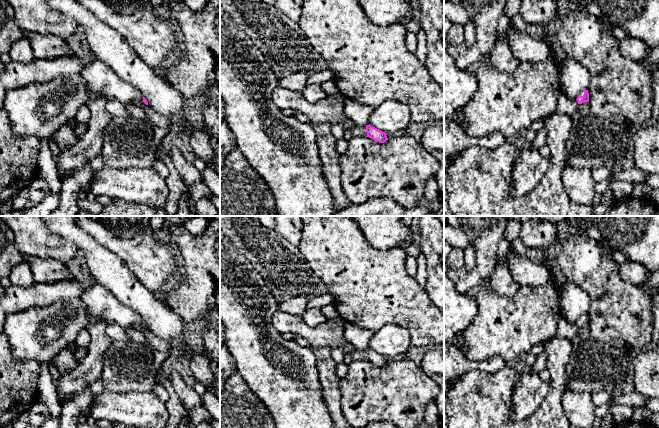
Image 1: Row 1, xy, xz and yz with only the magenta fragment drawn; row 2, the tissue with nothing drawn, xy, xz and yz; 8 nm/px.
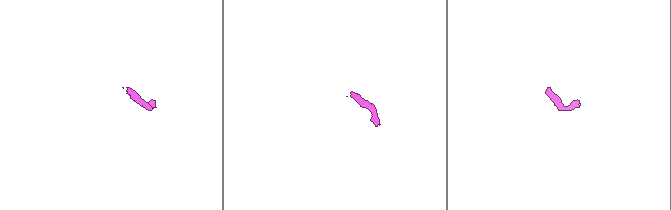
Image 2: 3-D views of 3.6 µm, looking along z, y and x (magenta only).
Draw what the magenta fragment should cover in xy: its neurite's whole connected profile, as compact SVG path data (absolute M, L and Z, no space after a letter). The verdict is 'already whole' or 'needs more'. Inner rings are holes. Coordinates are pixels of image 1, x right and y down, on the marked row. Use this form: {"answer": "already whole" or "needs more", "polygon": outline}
{"answer": "needs more", "polygon": "M93 60L80 73L85 80L89 99L105 97L108 100L118 100L127 105L134 100L142 100L148 105L142 93L133 85L125 82L104 62Z"}

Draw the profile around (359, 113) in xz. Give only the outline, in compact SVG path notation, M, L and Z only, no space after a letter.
M349 98L344 100L344 112L356 126L366 127L369 125L370 115L373 113L374 108L361 104Z

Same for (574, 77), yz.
M567 56L564 61L560 61L560 81L562 92L572 100L576 100L581 91L587 90L591 84L591 73L580 62Z

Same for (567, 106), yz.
M562 91L558 97L556 112L571 116L578 107L577 100L569 99Z

